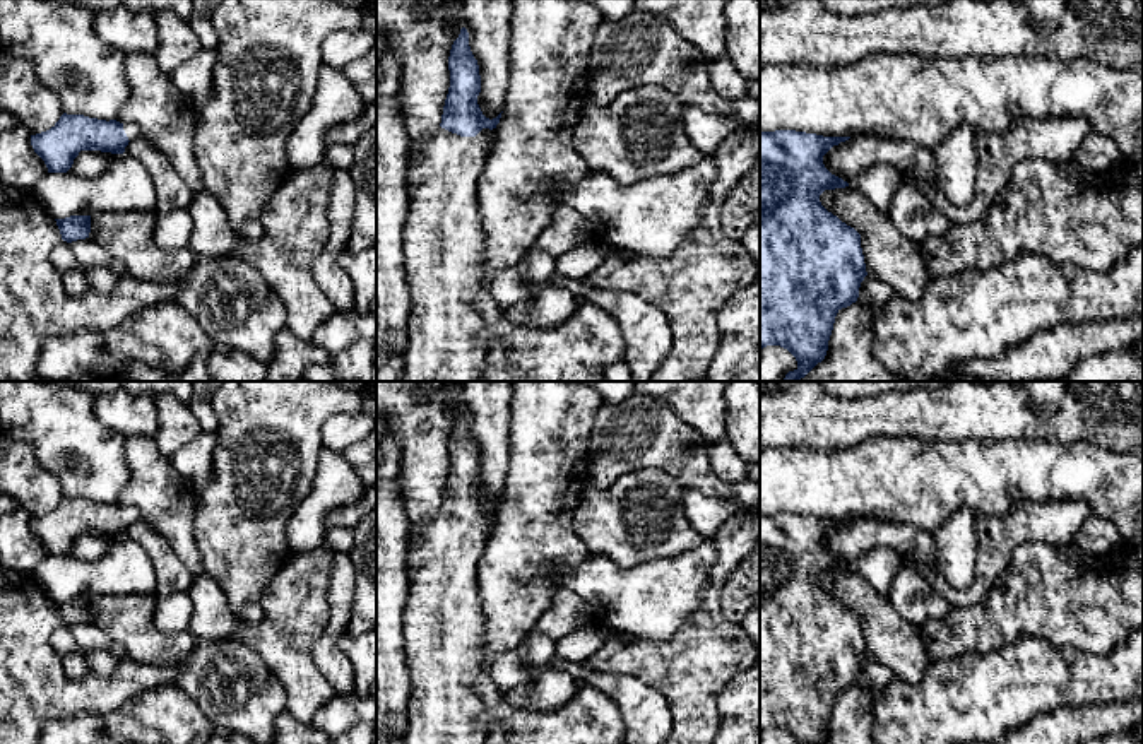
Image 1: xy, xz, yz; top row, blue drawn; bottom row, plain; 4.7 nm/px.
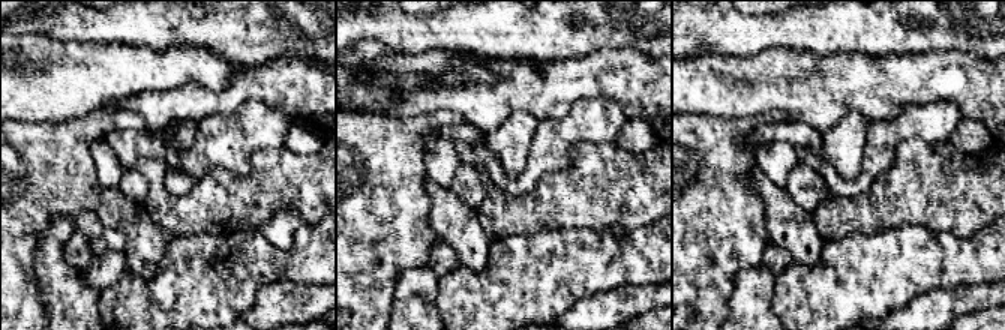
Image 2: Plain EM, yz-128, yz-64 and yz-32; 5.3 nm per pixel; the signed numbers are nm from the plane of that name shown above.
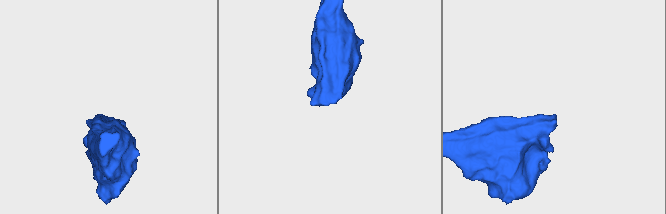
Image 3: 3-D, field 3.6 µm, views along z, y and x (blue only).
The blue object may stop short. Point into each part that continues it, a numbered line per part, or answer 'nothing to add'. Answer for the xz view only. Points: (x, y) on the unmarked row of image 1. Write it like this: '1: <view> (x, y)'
1: xz (444, 623)

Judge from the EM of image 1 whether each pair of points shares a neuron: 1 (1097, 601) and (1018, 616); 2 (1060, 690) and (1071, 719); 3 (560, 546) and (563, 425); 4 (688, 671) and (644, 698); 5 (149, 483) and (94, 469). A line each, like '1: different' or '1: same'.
1: same
2: different
3: same
4: different
5: different

